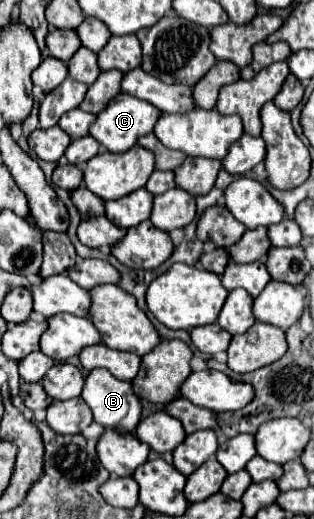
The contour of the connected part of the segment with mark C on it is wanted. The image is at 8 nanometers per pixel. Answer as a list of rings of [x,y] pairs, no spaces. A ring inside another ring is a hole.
[[[118,94],[106,110],[102,110],[96,118],[96,122],[90,126],[90,136],[94,136],[102,148],[106,148],[108,152],[120,154],[120,152],[128,152],[140,136],[148,134],[154,130],[154,124],[158,122],[160,112],[156,110],[156,106],[148,106],[148,102],[140,102],[138,98],[132,98],[130,94]]]

